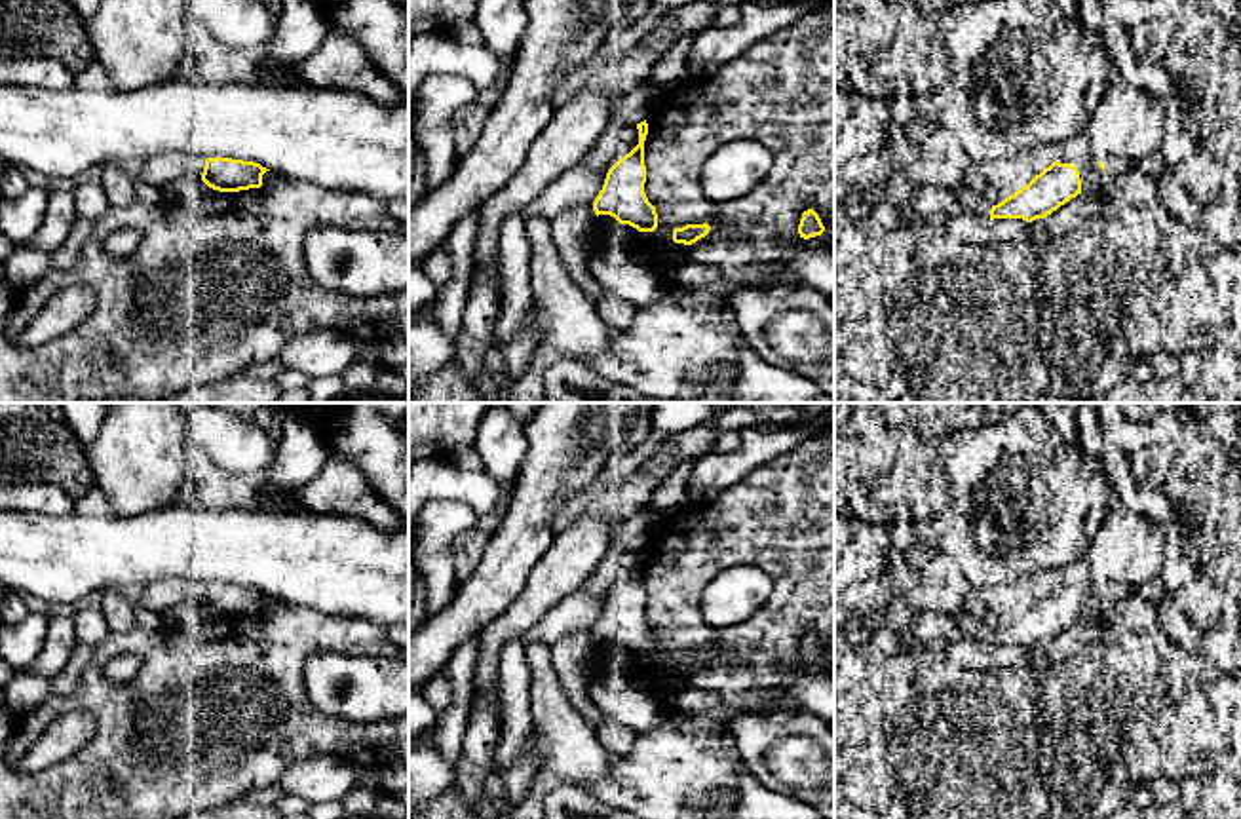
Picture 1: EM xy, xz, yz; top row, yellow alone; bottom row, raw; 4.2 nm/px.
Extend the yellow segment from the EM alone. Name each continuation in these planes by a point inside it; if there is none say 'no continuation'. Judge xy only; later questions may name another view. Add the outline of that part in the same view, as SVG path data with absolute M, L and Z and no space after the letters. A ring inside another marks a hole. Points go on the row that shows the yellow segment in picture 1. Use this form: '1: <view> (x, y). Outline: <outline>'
1: xy (162, 170). Outline: M182 150L158 154L141 163L137 181L165 188L181 179L201 179L205 158L192 156Z

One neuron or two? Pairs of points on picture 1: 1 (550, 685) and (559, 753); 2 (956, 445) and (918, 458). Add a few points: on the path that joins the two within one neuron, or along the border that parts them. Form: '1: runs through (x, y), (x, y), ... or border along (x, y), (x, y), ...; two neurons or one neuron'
1: runs through (550, 702), (559, 724), (559, 736); one neuron
2: border along (972, 426), (949, 430), (937, 441), (947, 496); two neurons

